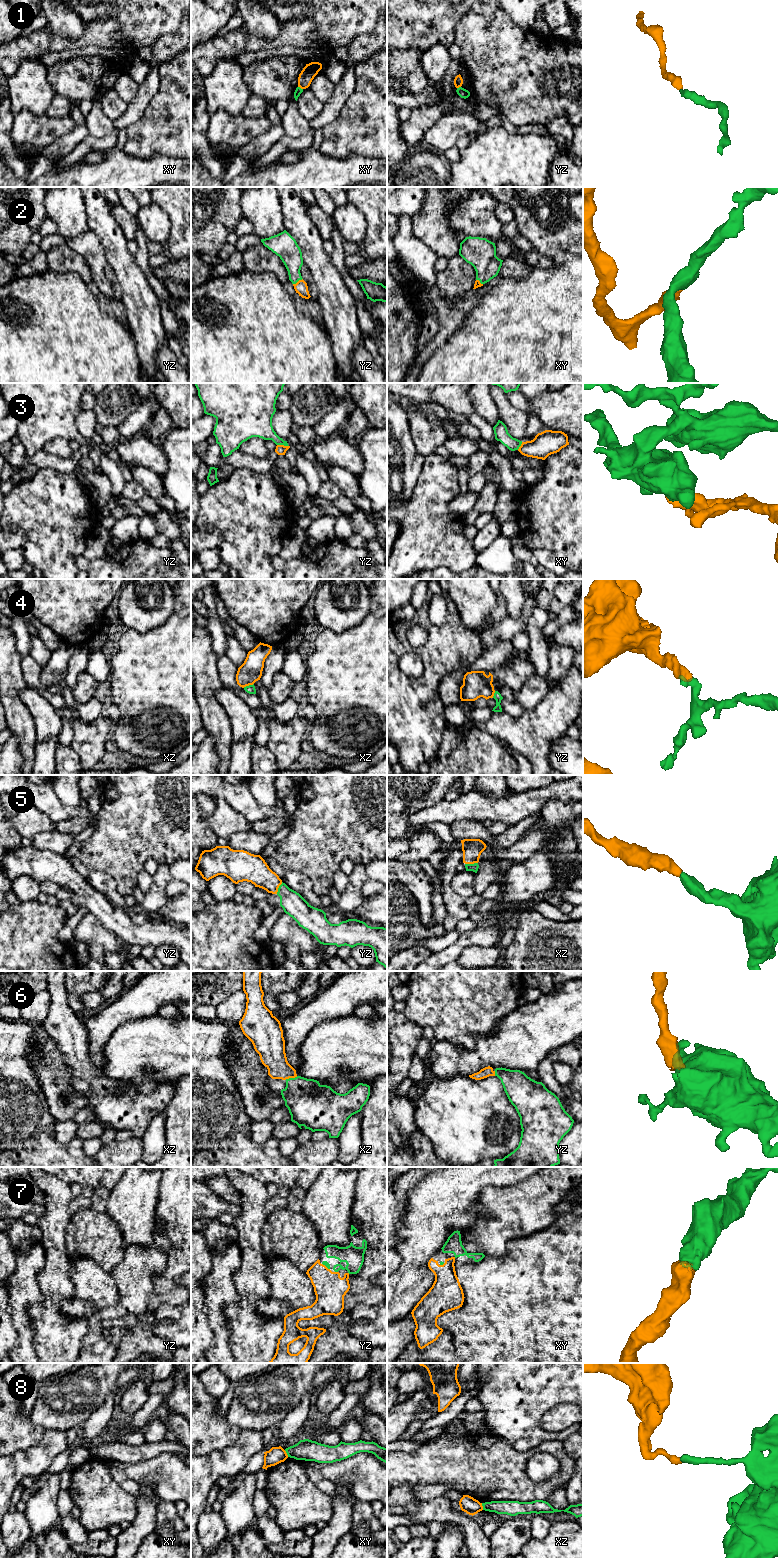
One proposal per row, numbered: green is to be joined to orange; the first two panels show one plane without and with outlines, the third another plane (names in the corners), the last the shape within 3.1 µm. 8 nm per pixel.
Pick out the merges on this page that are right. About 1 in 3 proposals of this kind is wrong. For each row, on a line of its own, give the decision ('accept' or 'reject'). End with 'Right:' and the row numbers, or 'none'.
1: reject
2: accept
3: reject
4: reject
5: accept
6: accept
7: accept
8: reject
Right: 2, 5, 6, 7

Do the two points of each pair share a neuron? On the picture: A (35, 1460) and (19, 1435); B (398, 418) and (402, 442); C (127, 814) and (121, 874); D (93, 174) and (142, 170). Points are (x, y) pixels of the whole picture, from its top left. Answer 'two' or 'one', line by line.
A: two
B: one
C: one
D: one

